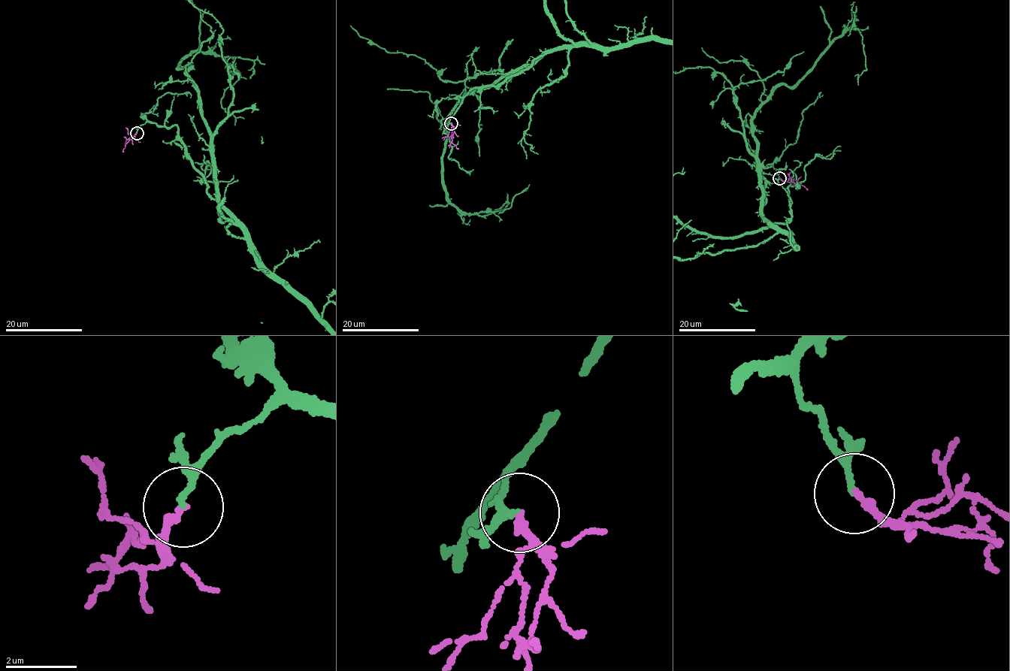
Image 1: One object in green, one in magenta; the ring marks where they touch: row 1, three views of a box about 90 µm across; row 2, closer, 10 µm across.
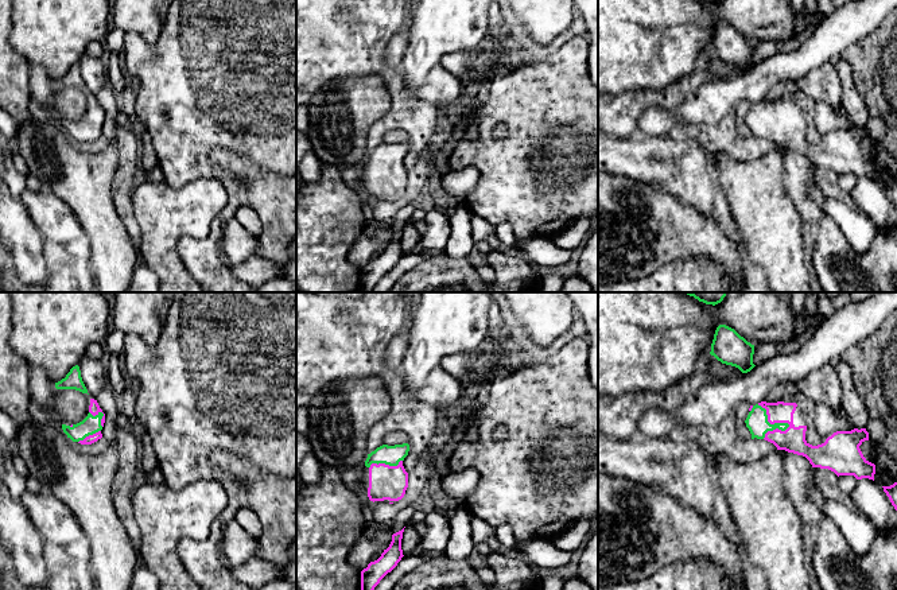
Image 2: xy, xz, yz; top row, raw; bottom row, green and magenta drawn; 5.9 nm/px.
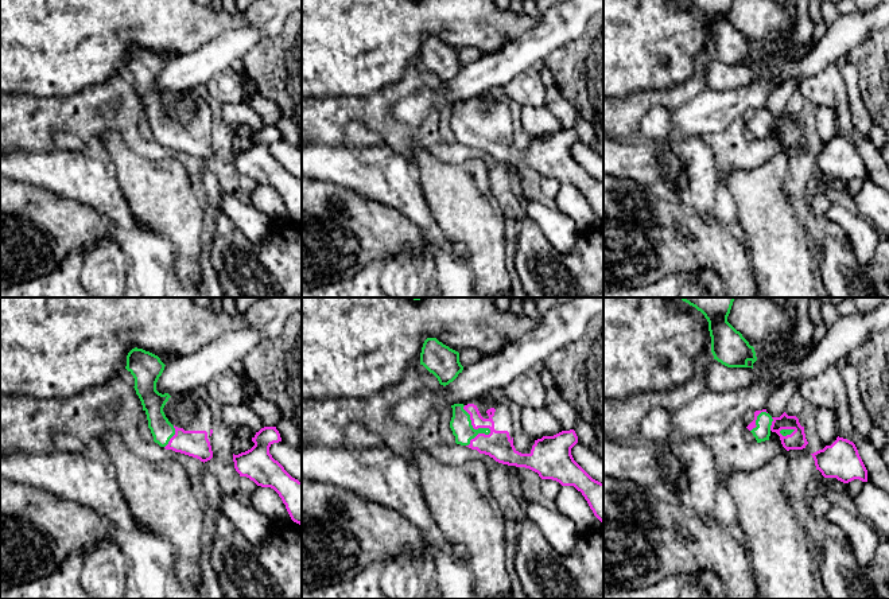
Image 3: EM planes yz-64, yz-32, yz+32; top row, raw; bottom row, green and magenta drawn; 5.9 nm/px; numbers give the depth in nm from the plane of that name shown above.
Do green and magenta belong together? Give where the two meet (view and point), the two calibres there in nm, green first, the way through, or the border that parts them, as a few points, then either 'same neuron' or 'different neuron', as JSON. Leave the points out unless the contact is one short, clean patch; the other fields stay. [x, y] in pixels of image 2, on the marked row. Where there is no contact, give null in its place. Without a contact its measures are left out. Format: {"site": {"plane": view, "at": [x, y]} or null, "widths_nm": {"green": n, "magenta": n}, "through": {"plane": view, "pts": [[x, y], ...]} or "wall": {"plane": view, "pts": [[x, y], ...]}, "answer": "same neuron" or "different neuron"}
{"site": {"plane": "yz", "at": [768, 422]}, "widths_nm": {"green": 130, "magenta": 150}, "through": {"plane": "yz", "pts": [[757, 422], [768, 422], [787, 423], [792, 439]]}, "answer": "same neuron"}

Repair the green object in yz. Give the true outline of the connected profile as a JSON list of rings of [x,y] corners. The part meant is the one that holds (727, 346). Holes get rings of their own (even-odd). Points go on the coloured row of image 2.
[[[726,325],[717,327],[710,354],[722,364],[738,368],[742,373],[756,366],[753,364],[754,345]]]

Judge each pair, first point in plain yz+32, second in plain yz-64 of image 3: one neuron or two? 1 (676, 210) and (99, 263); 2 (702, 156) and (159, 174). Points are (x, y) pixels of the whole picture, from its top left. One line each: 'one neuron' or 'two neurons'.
1: two neurons
2: two neurons

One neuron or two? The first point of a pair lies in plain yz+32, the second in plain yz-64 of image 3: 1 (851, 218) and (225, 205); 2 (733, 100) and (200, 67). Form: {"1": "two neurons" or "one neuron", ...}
{"1": "one neuron", "2": "one neuron"}

